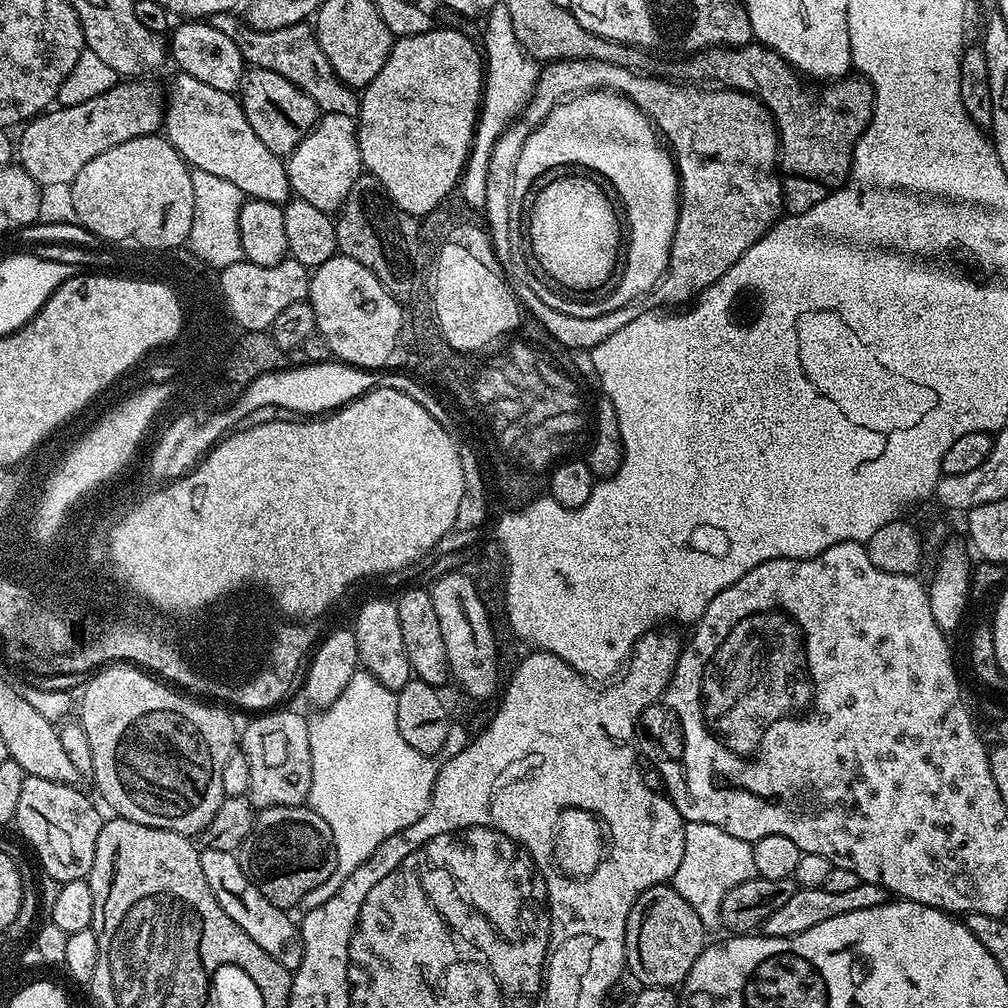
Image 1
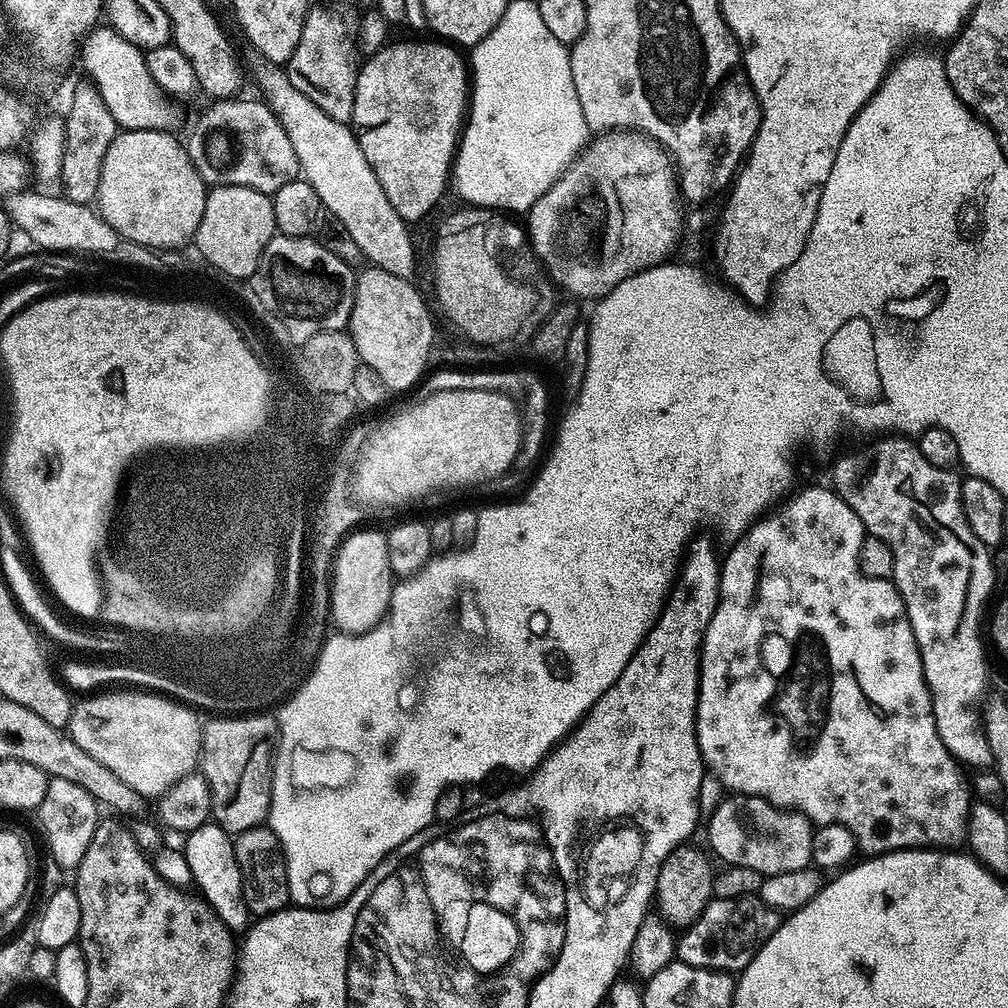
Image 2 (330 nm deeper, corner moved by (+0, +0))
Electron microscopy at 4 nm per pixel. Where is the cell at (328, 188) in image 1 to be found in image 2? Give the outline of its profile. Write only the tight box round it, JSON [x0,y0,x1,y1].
[186,100,301,194]

